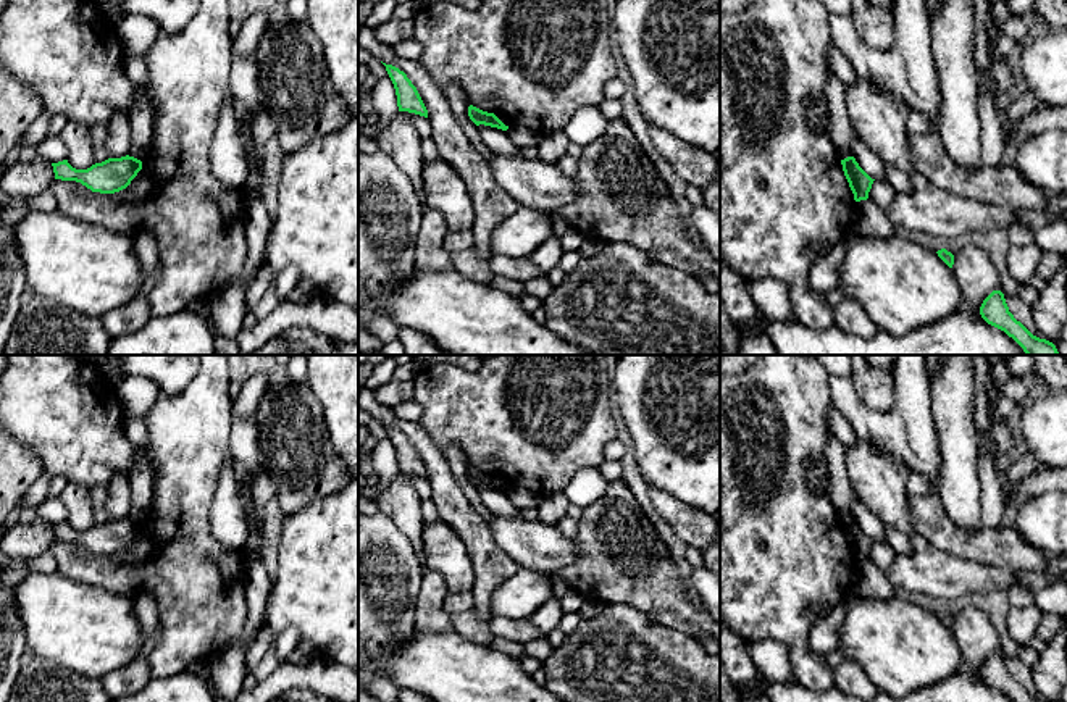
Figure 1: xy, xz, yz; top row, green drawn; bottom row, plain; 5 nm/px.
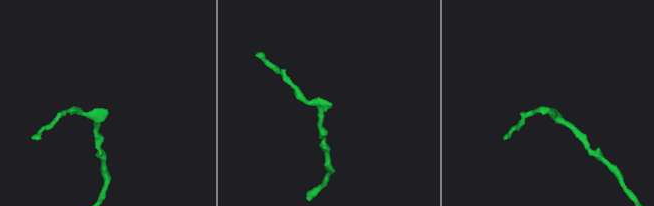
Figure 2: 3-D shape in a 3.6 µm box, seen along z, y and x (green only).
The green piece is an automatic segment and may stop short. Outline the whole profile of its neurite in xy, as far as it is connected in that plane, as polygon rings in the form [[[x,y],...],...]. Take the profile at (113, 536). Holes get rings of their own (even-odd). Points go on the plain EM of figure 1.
[[[134,518],[108,520],[87,531],[73,529],[68,521],[52,524],[55,541],[76,542],[100,555],[115,555],[126,550],[142,531],[142,523]]]

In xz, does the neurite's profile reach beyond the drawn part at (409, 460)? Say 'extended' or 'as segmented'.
as segmented

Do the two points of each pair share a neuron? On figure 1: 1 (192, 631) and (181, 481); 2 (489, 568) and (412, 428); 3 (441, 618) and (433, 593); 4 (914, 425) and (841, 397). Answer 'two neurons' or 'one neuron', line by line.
1: one neuron
2: one neuron
3: one neuron
4: one neuron

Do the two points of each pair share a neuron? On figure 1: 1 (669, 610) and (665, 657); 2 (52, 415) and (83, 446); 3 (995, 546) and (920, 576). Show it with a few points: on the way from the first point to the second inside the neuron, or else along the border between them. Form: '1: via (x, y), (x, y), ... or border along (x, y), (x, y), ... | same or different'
1: border along (633, 609), (656, 617), (664, 625), (701, 643) | different
2: via (60, 423), (75, 438) | same
3: border along (930, 544), (1001, 568) | different

